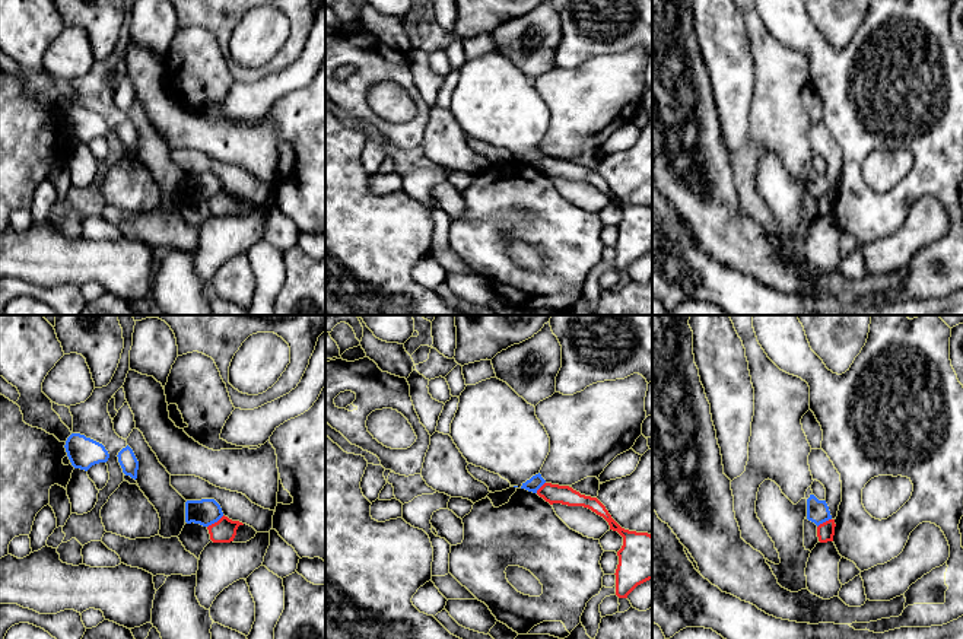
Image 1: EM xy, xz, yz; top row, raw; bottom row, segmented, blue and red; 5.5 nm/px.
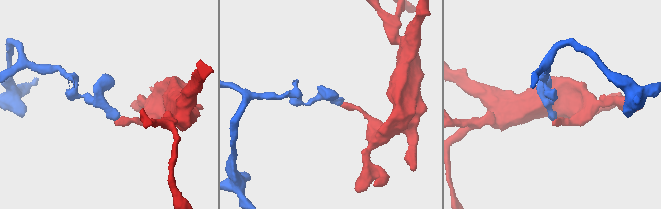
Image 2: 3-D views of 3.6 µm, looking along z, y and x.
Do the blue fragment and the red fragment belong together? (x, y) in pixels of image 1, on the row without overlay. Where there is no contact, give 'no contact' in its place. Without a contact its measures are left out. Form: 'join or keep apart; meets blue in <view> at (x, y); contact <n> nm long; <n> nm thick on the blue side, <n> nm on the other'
keep apart; meets blue in xy at (215, 194); contact 120 nm long; 140 nm thick on the blue side, 130 nm on the other

